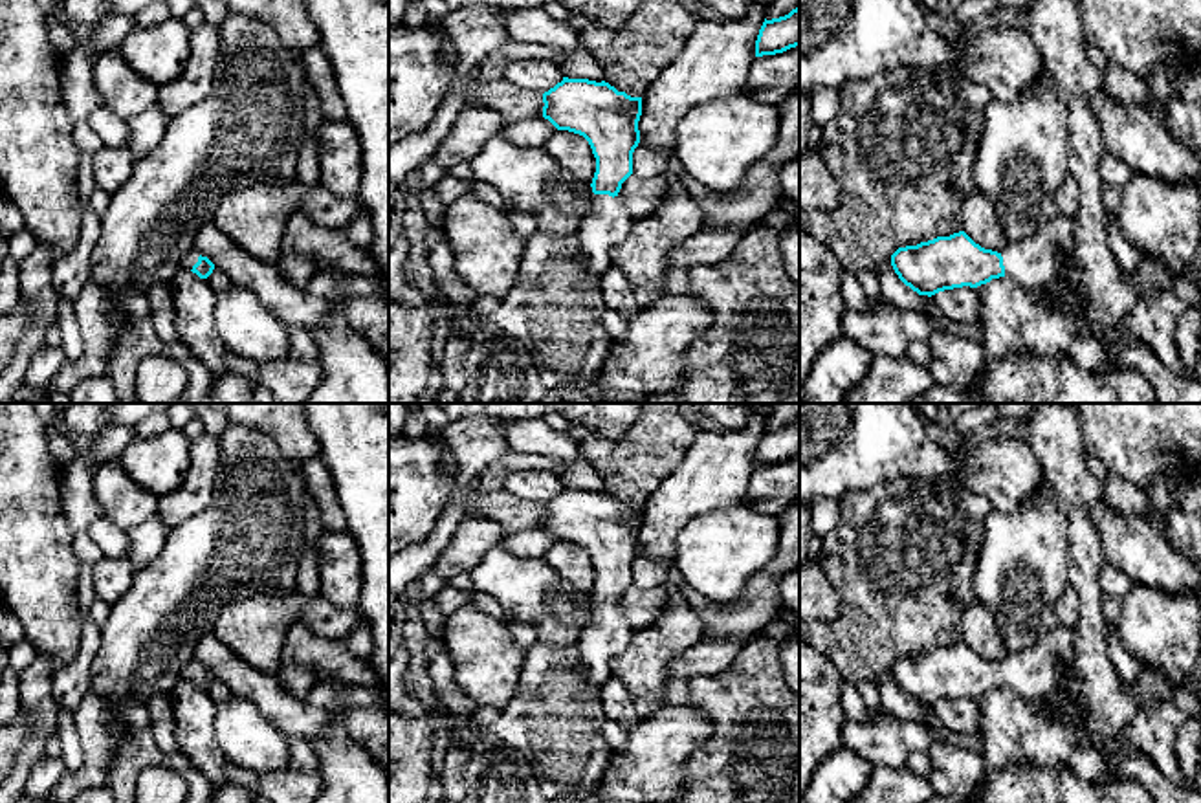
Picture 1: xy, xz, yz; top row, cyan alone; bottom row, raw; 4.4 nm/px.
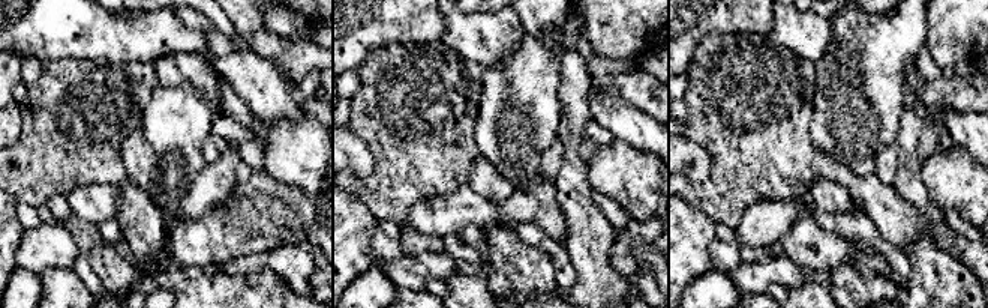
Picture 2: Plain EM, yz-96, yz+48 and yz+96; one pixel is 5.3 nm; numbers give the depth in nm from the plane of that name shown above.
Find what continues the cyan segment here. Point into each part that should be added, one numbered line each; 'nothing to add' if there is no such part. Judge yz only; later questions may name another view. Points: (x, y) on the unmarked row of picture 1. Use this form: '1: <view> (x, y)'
1: yz (1033, 673)

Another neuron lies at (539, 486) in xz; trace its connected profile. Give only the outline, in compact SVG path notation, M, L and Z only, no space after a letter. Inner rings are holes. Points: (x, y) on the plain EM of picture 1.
M545 469L513 471L504 477L504 490L523 500L545 504L563 491L561 478Z

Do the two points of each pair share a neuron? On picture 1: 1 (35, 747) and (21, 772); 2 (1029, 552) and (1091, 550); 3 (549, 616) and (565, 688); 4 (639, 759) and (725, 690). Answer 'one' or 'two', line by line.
1: one
2: two
3: two
4: two

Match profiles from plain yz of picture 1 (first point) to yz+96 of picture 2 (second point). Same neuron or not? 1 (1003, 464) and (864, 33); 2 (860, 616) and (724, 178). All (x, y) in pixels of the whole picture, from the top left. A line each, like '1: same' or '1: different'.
1: different
2: same

